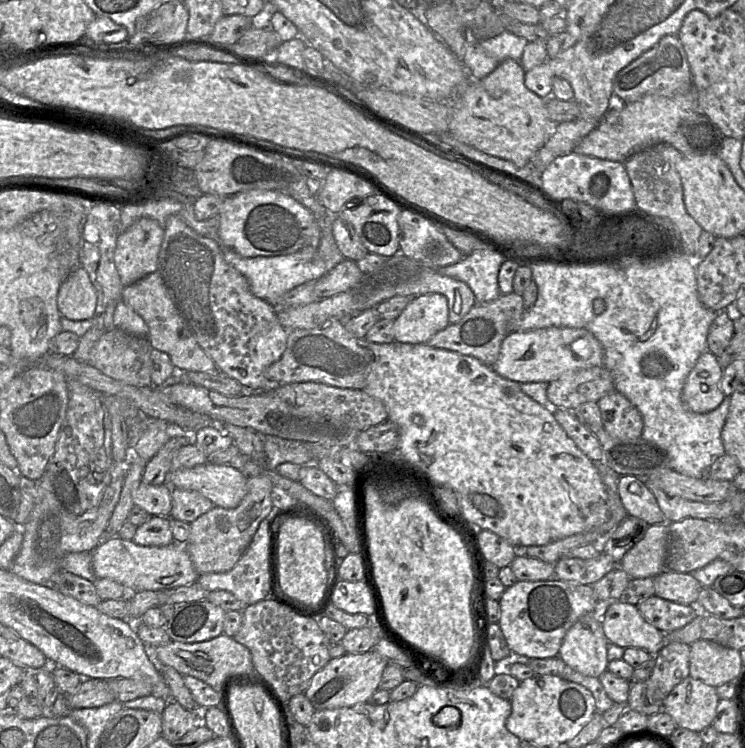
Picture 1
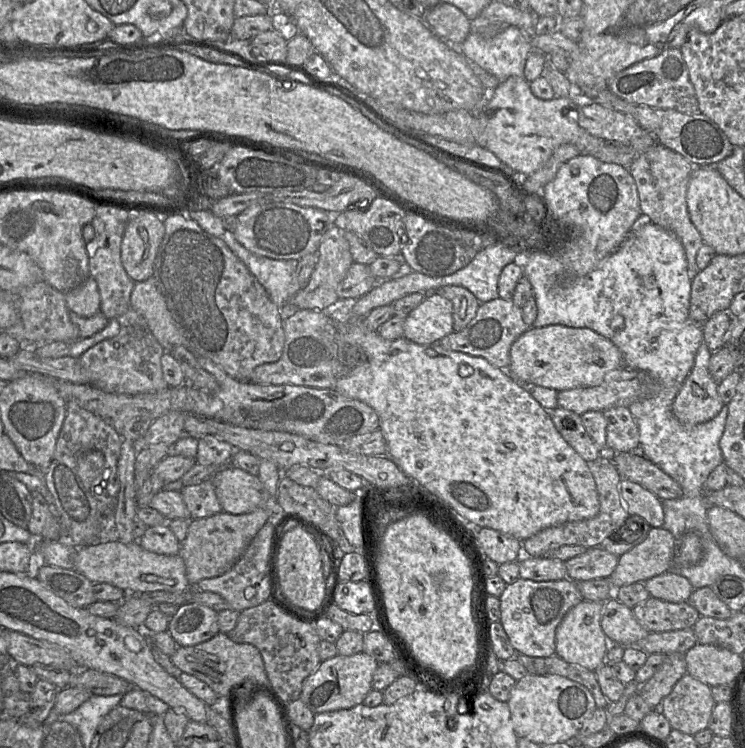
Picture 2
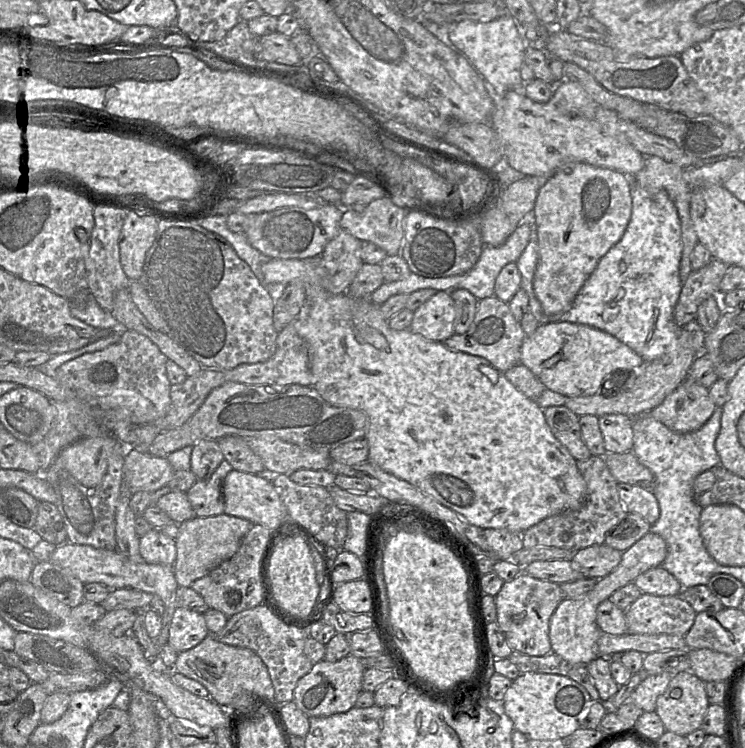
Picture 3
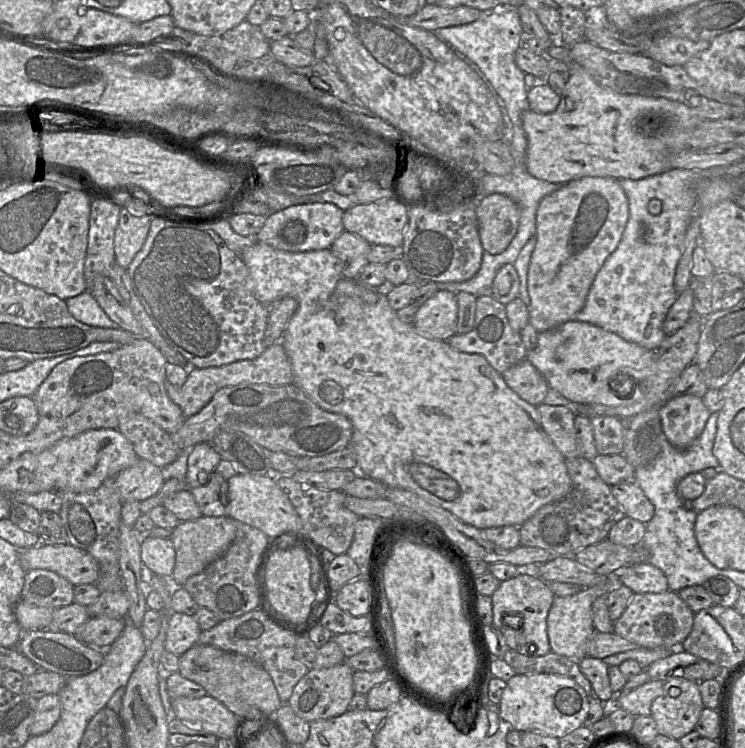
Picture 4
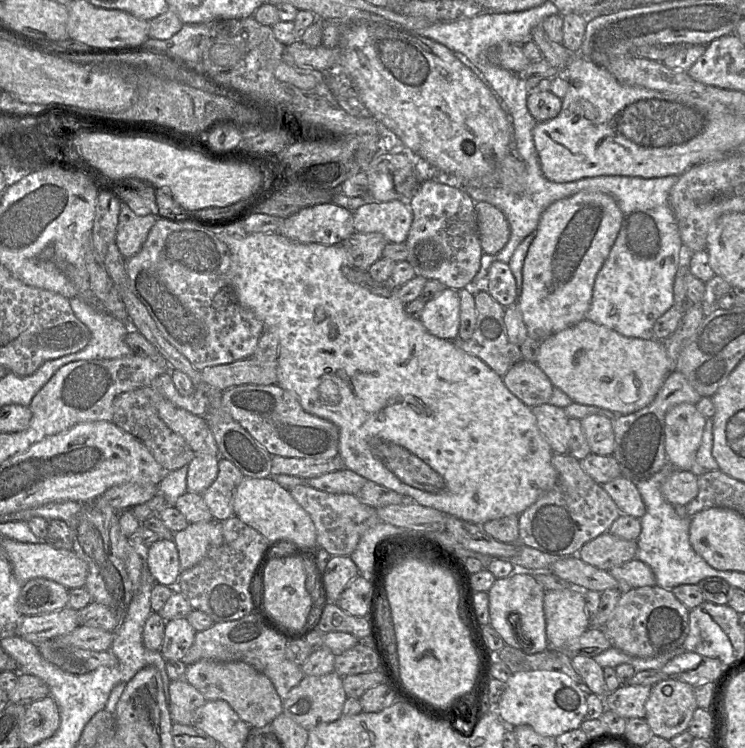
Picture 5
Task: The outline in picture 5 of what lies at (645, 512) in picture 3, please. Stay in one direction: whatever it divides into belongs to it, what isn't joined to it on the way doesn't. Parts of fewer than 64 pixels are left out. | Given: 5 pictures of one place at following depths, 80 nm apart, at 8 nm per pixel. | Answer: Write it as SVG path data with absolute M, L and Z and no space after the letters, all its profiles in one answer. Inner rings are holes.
M620 476L602 485L622 514L640 519L646 512L645 503L636 483Z

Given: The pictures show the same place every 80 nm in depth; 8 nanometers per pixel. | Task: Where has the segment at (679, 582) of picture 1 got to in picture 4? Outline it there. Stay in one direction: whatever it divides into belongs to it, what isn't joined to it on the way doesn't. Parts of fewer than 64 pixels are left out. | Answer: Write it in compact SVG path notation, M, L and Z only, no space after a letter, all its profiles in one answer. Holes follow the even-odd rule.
M649 562L620 567L614 571L614 579L634 593L662 593L669 590L665 573Z

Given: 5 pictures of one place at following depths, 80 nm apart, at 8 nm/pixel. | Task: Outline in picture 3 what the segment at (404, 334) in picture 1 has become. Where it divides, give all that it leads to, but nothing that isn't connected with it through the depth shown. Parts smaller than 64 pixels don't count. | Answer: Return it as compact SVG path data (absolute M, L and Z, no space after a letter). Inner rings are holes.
M436 291L413 313L409 329L434 342L443 342L454 334L455 305L447 291Z

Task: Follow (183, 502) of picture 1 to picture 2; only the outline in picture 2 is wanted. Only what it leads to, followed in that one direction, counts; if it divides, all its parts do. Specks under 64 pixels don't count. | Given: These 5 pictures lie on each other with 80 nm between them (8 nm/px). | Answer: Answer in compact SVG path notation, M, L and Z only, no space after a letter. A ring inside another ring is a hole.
M211 479L180 490L191 519L201 519L220 513L222 510Z

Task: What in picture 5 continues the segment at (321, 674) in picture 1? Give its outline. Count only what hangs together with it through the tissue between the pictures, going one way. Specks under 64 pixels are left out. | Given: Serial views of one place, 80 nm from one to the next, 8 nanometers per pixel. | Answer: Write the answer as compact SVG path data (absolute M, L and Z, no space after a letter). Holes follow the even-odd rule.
M335 671L325 675L304 676L283 700L282 713L308 731L316 725L338 720L342 716L343 706L348 698L343 687L343 677Z

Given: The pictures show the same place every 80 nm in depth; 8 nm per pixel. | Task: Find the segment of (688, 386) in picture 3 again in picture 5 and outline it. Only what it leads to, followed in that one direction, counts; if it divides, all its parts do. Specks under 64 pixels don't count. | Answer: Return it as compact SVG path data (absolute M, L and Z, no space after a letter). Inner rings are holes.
M691 403L677 404L666 413L665 452L667 462L676 469L695 471L696 453L707 419Z

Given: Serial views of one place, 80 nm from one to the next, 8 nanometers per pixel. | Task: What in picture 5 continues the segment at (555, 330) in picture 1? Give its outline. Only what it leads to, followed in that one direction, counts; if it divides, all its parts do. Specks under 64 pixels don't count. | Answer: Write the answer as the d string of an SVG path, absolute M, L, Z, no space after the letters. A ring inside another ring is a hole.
M587 319L540 342L536 364L573 402L607 410L603 414L610 417L650 404L671 372L662 340L626 337Z

